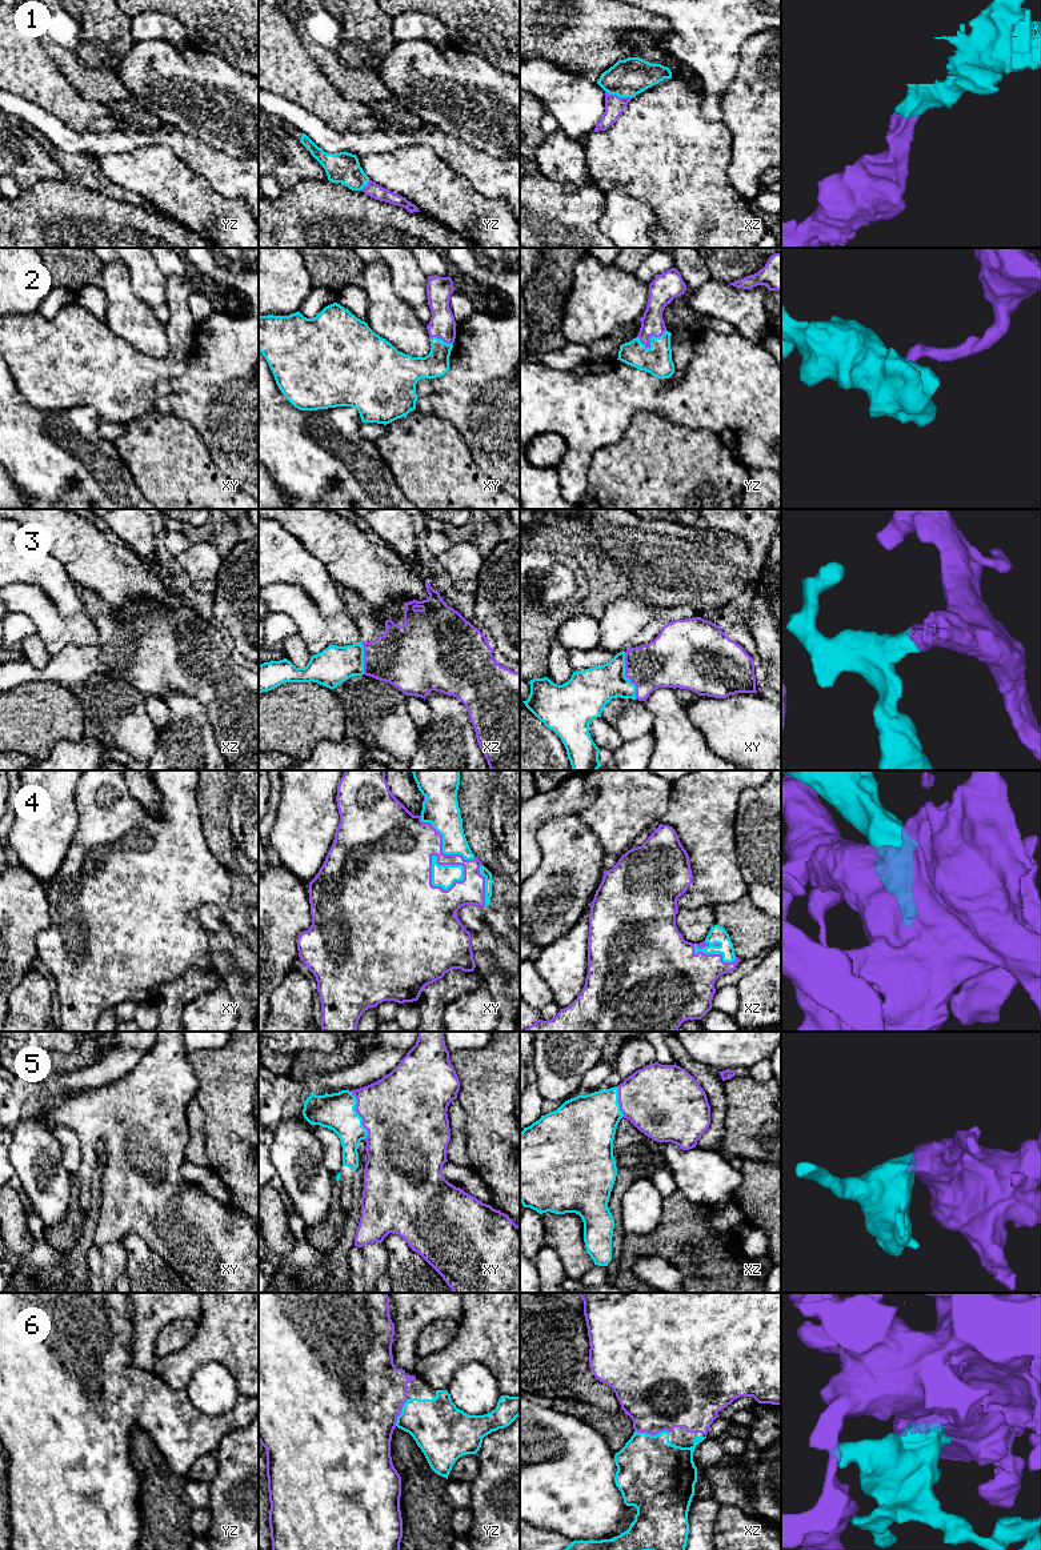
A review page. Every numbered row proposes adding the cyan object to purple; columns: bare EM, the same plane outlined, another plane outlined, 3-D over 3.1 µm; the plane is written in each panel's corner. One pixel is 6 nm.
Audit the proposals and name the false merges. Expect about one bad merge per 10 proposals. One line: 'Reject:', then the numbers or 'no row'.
Reject: no row

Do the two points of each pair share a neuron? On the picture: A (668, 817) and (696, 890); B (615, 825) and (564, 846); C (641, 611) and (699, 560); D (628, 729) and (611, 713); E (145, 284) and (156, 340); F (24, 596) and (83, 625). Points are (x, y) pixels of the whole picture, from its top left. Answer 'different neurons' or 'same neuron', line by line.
A: same neuron
B: different neurons
C: different neurons
D: same neuron
E: different neurons
F: same neuron

